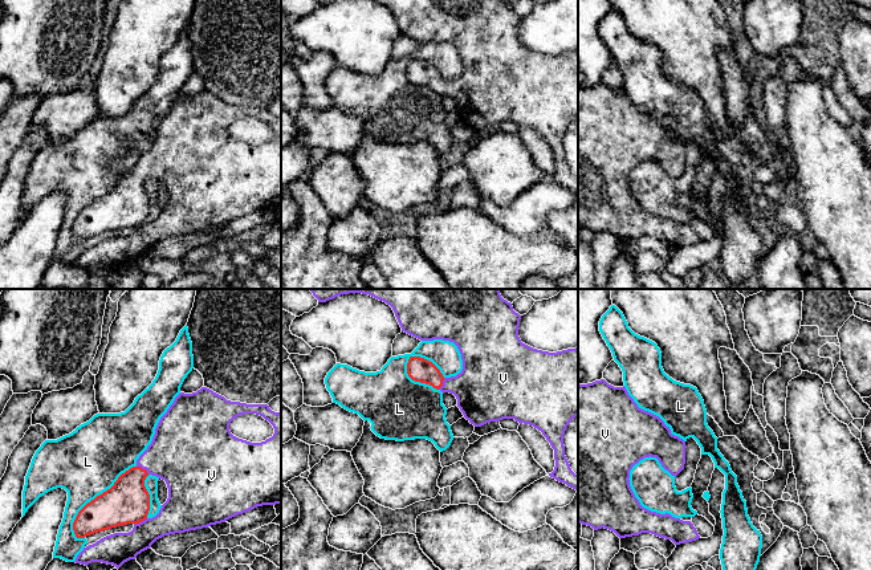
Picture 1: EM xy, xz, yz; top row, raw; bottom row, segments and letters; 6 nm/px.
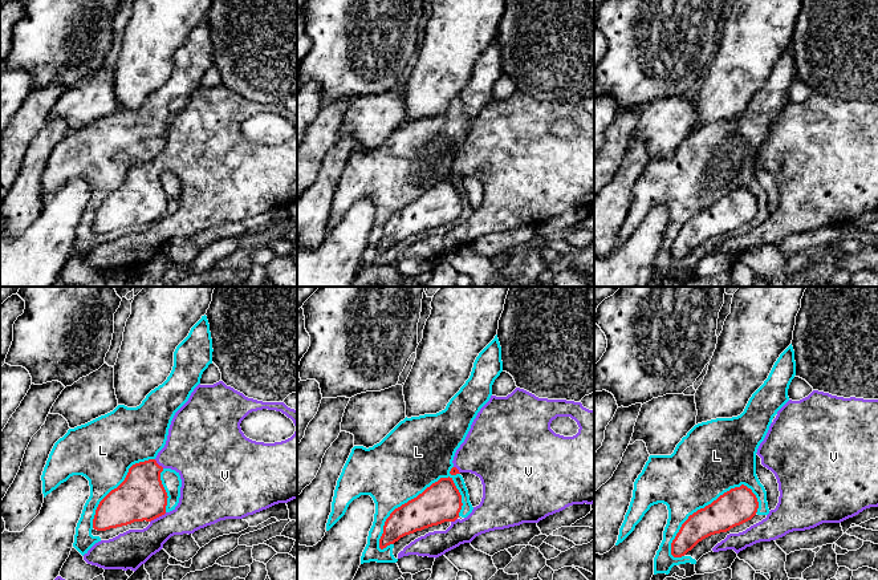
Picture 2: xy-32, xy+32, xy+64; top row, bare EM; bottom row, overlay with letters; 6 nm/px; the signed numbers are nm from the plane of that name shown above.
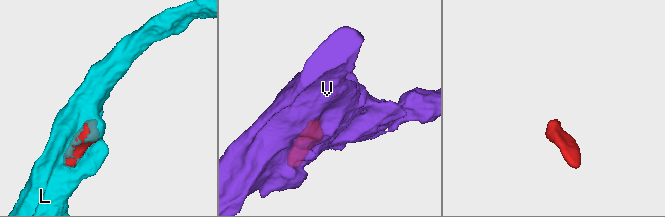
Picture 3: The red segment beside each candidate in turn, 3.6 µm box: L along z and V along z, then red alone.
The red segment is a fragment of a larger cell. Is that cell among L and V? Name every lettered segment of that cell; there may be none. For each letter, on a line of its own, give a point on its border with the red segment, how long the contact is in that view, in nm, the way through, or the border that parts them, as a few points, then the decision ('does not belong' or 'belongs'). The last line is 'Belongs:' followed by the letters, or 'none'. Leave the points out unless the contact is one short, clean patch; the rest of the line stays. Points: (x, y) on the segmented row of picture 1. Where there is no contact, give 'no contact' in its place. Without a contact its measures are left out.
L: xy (96, 497) | 550 nm | does not belong
V: xy (143, 469) | 90 nm | belongs
Belongs: V

